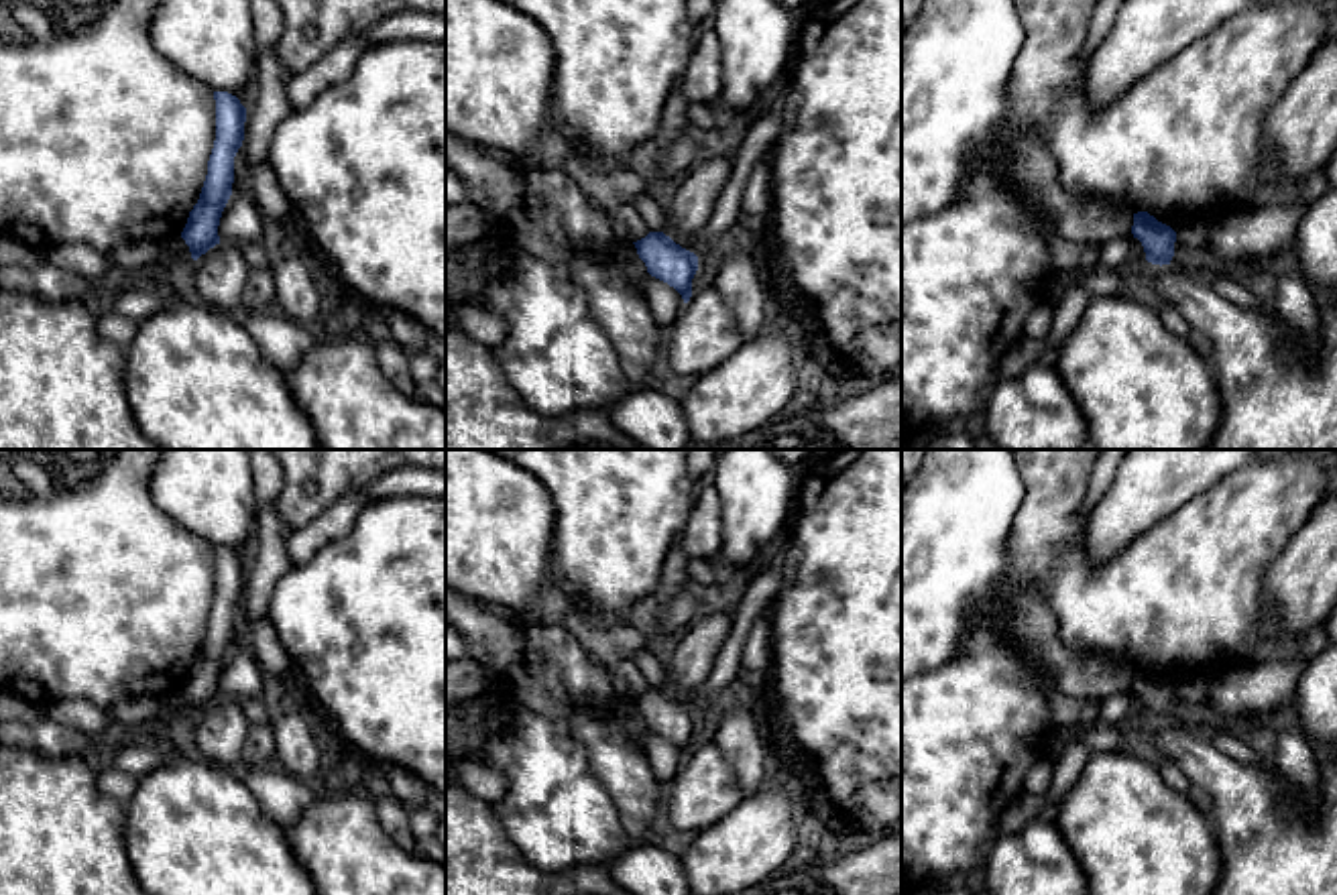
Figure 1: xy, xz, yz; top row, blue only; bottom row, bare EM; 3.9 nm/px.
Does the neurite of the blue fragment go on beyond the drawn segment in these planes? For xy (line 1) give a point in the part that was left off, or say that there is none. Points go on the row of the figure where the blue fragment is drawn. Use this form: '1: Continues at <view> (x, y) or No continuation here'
1: No continuation here

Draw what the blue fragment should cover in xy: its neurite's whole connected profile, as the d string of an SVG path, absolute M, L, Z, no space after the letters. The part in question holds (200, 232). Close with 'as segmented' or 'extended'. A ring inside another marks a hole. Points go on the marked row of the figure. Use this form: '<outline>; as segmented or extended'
M214 92L214 100L216 140L208 161L208 175L181 232L193 260L220 244L218 226L232 195L234 157L244 140L246 108L228 92Z; as segmented

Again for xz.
M649 232L633 242L647 273L674 287L684 303L692 297L692 279L698 271L698 256L676 244L663 232Z; as segmented

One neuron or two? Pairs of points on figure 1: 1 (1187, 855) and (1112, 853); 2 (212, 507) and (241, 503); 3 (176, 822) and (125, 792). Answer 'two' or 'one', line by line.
1: one
2: one
3: two

